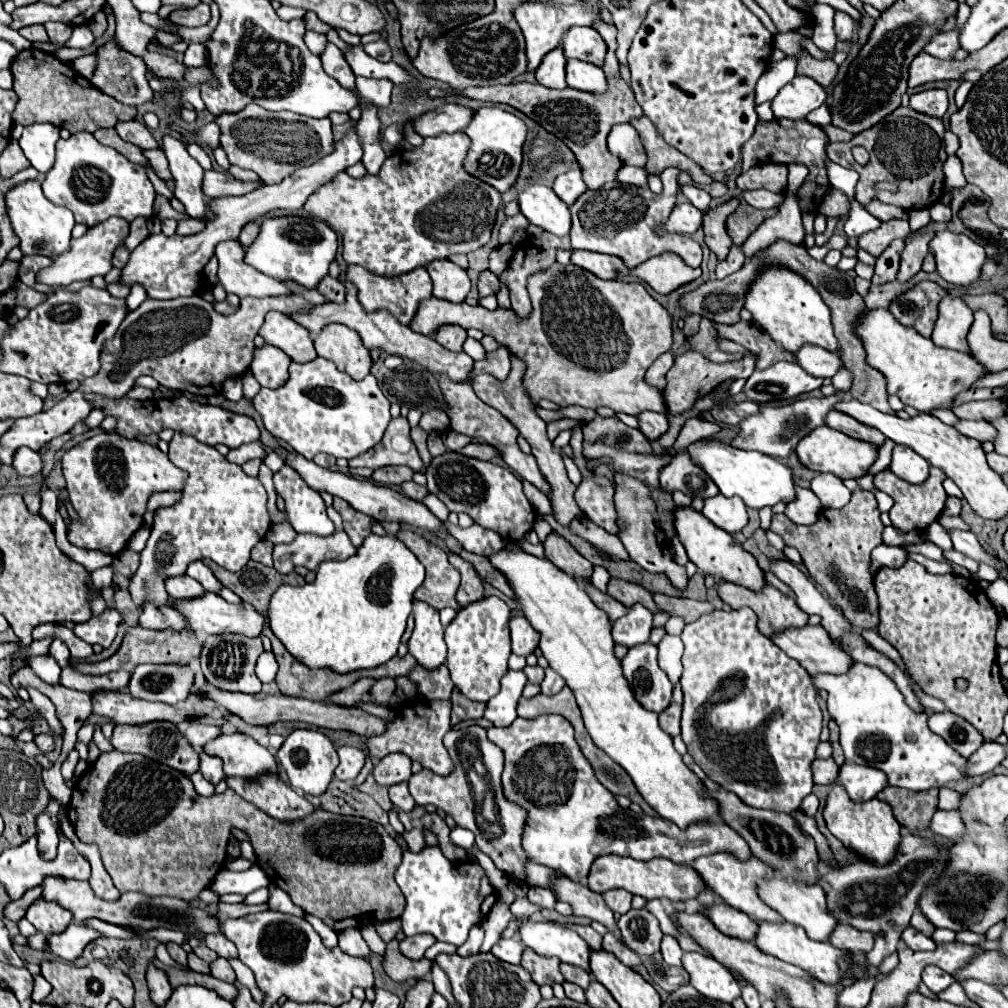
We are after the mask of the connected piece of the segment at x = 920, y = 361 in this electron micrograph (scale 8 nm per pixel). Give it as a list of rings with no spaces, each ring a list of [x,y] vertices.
[[[886,308],[864,310],[852,332],[866,348],[866,364],[886,376],[888,392],[896,394],[906,406],[914,406],[920,412],[950,408],[954,396],[968,390],[984,374],[982,364],[978,364],[970,354],[936,346],[914,328],[902,326]]]

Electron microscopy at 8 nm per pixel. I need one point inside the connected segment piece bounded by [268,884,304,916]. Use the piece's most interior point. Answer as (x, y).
(280, 901)

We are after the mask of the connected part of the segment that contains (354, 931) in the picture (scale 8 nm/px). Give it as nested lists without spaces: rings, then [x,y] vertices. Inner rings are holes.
[[[349,928],[338,934],[338,946],[340,949],[354,957],[369,960],[370,948],[362,938],[359,928]]]

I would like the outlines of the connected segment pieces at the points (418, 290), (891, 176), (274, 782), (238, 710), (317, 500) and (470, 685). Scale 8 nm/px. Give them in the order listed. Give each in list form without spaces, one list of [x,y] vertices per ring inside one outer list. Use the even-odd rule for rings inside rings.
[[[348,266],[348,272],[346,272],[346,278],[352,280],[358,288],[358,298],[364,306],[366,312],[374,312],[376,308],[386,308],[390,314],[396,316],[398,322],[402,324],[410,324],[412,316],[416,314],[416,308],[418,308],[418,302],[432,296],[432,280],[426,272],[426,268],[414,268],[412,272],[406,272],[404,276],[376,276],[360,266]]]
[[[898,108],[896,112],[892,112],[890,116],[886,116],[880,124],[872,126],[870,130],[864,130],[860,134],[856,134],[850,142],[836,142],[836,144],[828,144],[828,158],[844,168],[852,168],[860,174],[860,180],[856,184],[856,192],[854,192],[854,198],[860,202],[860,204],[868,204],[872,202],[874,198],[878,198],[880,202],[884,204],[894,204],[898,208],[904,208],[904,210],[914,210],[914,208],[930,208],[936,200],[940,200],[940,196],[944,194],[944,172],[942,172],[942,166],[946,162],[946,152],[944,152],[944,126],[942,126],[942,120],[940,118],[932,118],[932,116],[924,116],[912,108]],[[854,146],[864,146],[868,152],[870,152],[870,162],[866,166],[860,166],[854,158],[852,158],[852,148]],[[896,180],[896,184],[900,186],[898,192],[884,192],[884,190],[876,190],[876,182],[892,182]]]
[[[262,776],[260,780],[226,778],[226,784],[244,800],[282,822],[304,818],[314,810],[314,806],[304,796],[298,796],[280,776]]]
[[[204,684],[204,688],[200,688],[200,698],[210,698],[216,706],[226,708],[230,714],[240,716],[246,724],[254,724],[254,726],[270,726],[276,724],[280,720],[290,722],[290,720],[302,720],[302,722],[310,722],[322,728],[332,728],[332,730],[348,730],[354,734],[360,734],[364,738],[368,736],[376,736],[380,732],[384,732],[386,722],[382,718],[376,718],[360,708],[340,708],[328,702],[312,702],[312,700],[304,700],[304,698],[288,698],[288,696],[268,696],[264,700],[256,700],[250,694],[240,694],[240,692],[226,692],[220,688],[212,688],[212,684]]]
[[[282,466],[282,470],[274,474],[274,486],[276,486],[276,492],[284,498],[288,522],[292,524],[292,528],[296,532],[310,532],[310,534],[320,534],[320,536],[334,534],[334,524],[326,516],[326,506],[324,506],[320,494],[316,490],[312,490],[290,466]]]
[[[496,596],[478,600],[462,608],[446,628],[446,666],[454,686],[470,700],[488,702],[500,690],[500,678],[508,670],[510,656],[510,608]]]

